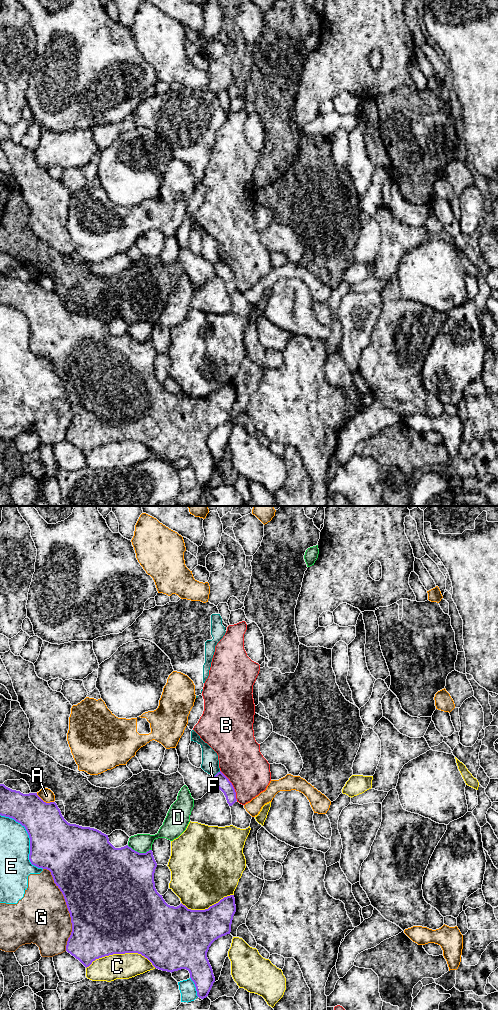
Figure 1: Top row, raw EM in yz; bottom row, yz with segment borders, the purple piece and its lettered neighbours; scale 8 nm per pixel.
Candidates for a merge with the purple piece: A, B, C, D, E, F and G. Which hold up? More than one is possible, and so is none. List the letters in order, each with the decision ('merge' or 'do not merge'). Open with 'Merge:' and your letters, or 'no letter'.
Merge: no letter
A: do not merge
B: do not merge
C: do not merge
D: do not merge
E: do not merge
F: do not merge
G: do not merge

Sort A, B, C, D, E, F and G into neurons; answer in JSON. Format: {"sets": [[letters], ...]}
{"sets": [["A"], ["B"], ["C"], ["D"], ["E", "G"], ["F"]]}

